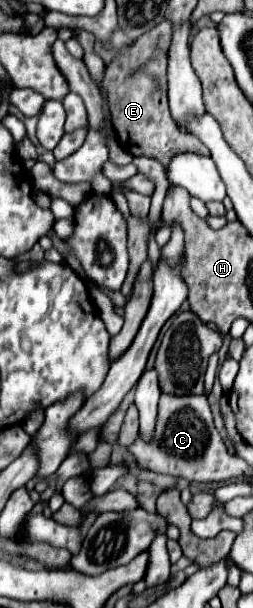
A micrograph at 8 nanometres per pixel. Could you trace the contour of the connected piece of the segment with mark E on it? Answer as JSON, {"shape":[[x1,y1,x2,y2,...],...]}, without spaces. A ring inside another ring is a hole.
{"shape":[[161,21,155,25,155,29,147,31,143,37,139,37,131,47,127,47,107,69,103,77,103,89,109,93,109,107,113,113,113,125,117,133,117,141,123,151,131,155,143,155,149,159,159,161,161,165,169,165,171,157,177,153,183,153,185,149,189,151,199,151,199,153,209,153,195,137,189,137,181,133,169,113,169,99,167,99,167,51,171,47,171,33,173,33,173,23,171,21]]}

